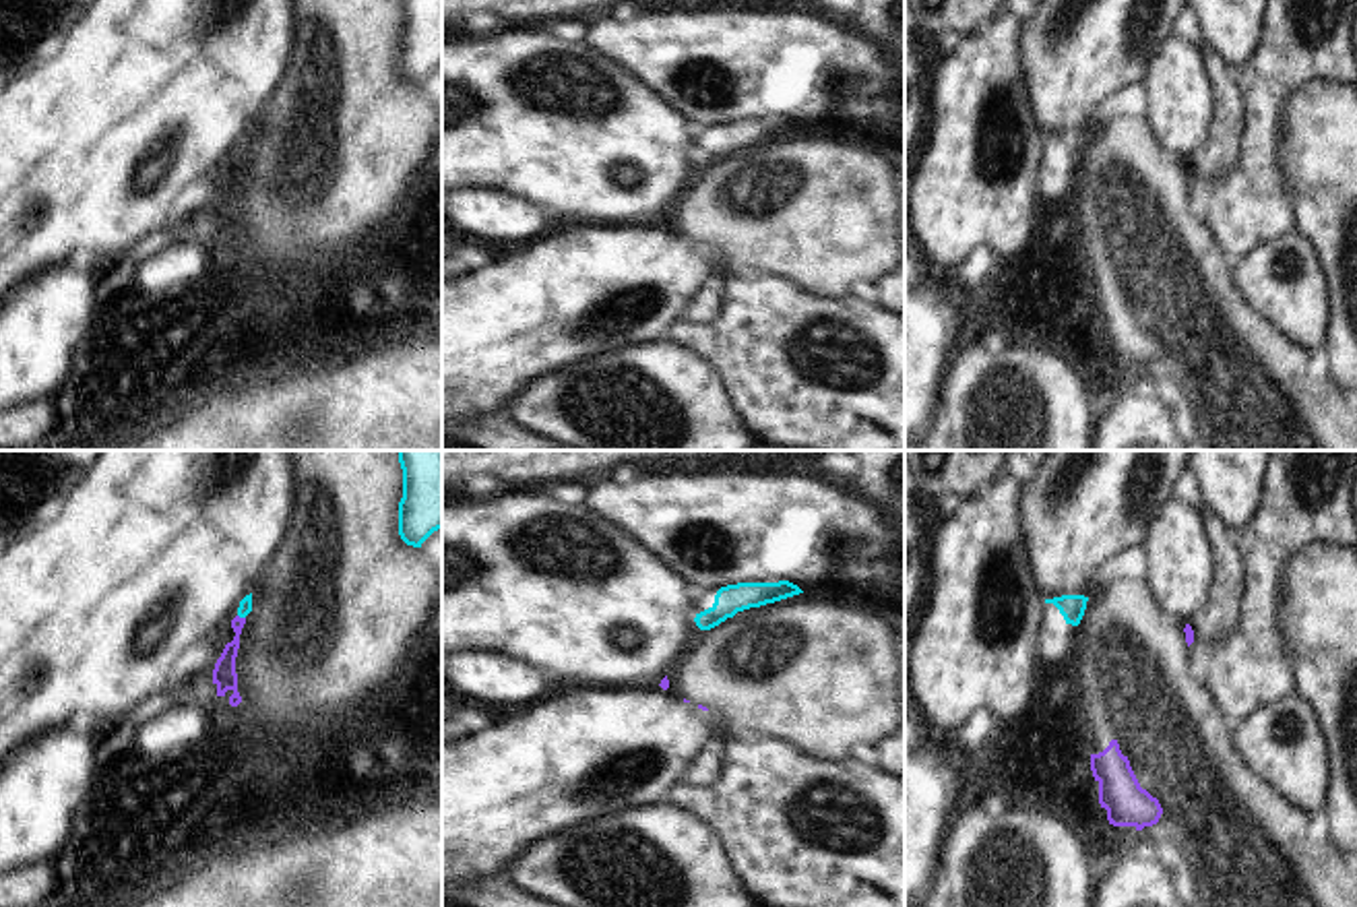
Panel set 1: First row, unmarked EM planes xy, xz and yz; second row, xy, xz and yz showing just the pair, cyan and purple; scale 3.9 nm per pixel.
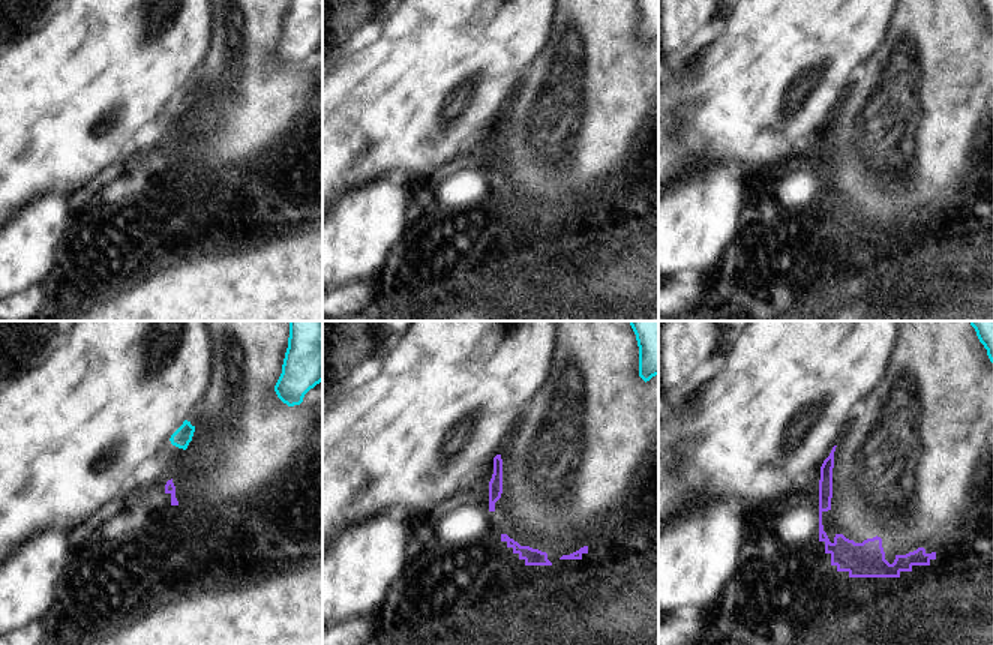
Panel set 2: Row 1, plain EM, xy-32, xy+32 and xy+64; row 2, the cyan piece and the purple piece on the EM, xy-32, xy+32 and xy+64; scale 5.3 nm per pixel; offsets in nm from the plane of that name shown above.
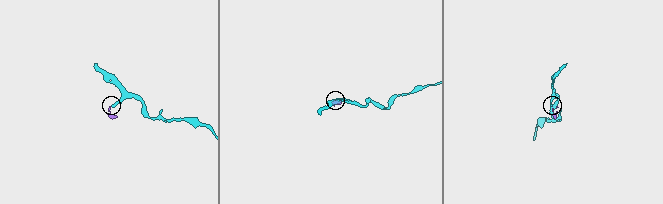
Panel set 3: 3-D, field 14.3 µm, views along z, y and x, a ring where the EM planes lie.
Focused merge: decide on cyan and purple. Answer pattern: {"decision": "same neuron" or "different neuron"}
{"decision": "different neuron"}

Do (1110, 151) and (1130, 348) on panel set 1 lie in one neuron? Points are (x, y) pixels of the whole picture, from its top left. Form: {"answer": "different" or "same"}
{"answer": "same"}

